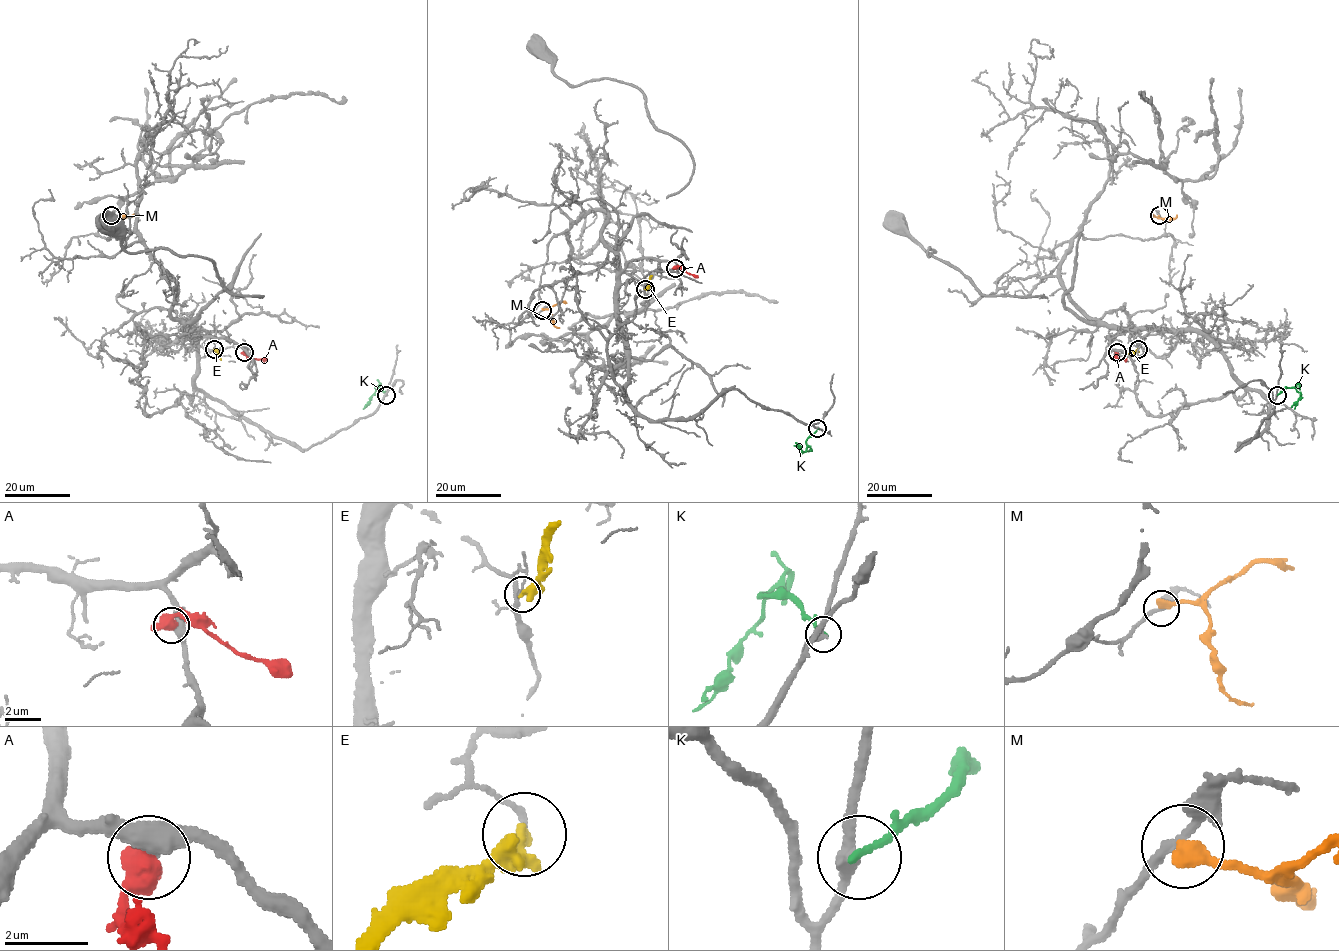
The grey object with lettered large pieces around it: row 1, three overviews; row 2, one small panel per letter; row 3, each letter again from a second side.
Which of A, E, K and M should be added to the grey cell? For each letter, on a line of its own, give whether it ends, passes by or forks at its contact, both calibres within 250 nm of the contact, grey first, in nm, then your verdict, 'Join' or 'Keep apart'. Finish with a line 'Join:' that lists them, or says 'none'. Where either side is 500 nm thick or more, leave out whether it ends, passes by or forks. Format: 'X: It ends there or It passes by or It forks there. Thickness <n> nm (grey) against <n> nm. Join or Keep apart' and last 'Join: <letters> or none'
A: Thickness 380 nm (grey) against 750 nm. Keep apart
E: It ends there. Thickness 120 nm (grey) against 440 nm. Join
K: It ends there. Thickness 360 nm (grey) against 170 nm. Keep apart
M: It ends there. Thickness 220 nm (grey) against 340 nm. Keep apart
Join: E

